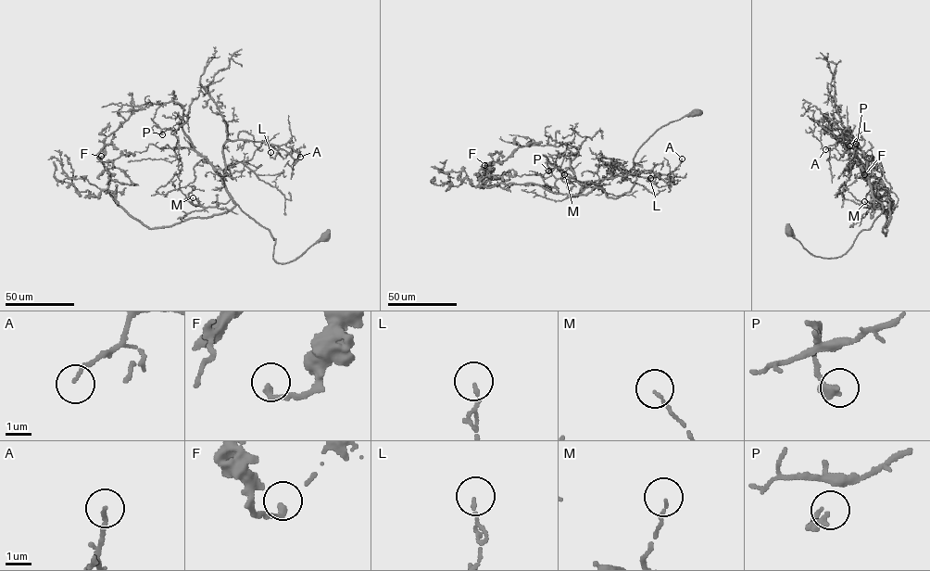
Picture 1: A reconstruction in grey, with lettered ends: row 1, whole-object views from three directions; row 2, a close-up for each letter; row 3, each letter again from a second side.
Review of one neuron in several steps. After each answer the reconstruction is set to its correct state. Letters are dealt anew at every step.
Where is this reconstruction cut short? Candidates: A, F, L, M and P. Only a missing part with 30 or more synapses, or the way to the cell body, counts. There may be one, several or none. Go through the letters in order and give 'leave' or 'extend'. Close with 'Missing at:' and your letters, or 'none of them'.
A: leave
F: leave
L: leave
M: leave
P: leave
Missing at: none of them

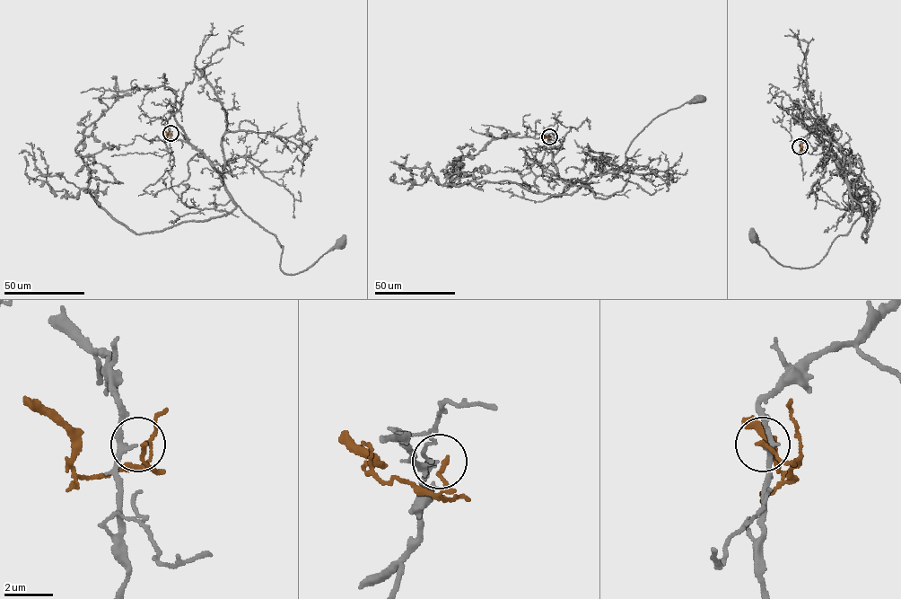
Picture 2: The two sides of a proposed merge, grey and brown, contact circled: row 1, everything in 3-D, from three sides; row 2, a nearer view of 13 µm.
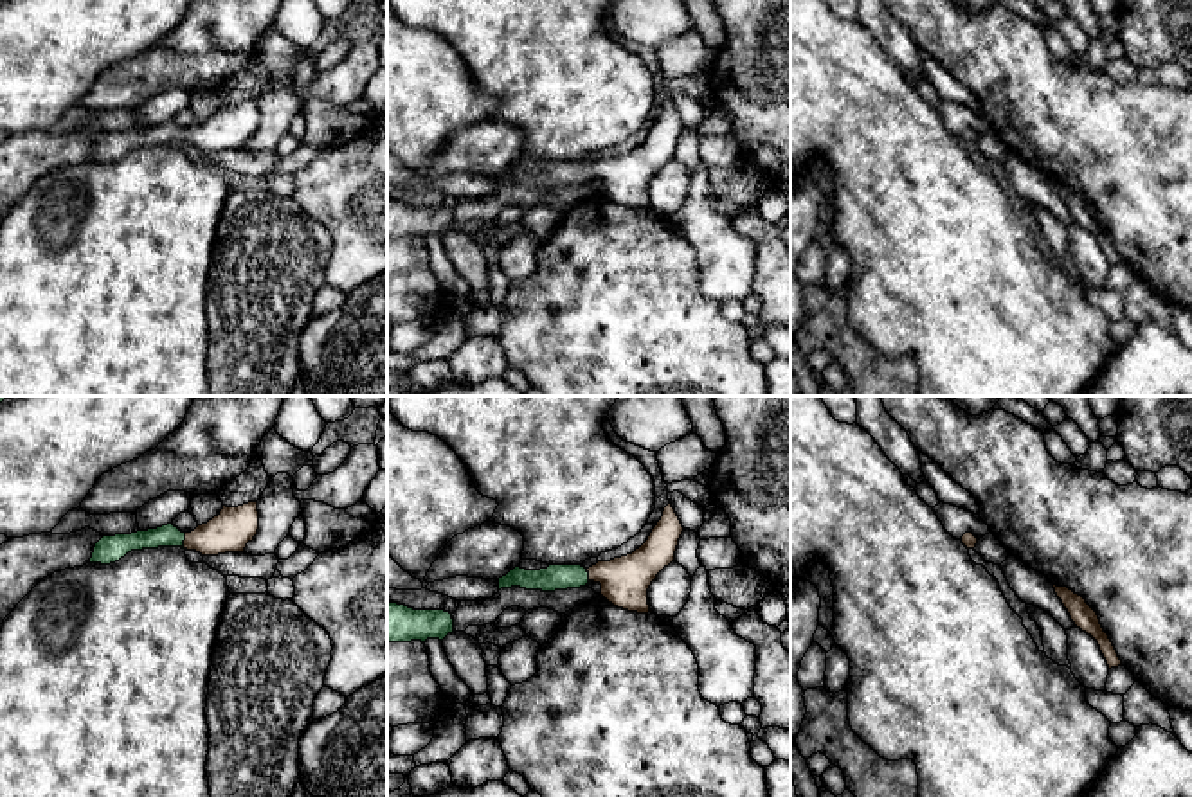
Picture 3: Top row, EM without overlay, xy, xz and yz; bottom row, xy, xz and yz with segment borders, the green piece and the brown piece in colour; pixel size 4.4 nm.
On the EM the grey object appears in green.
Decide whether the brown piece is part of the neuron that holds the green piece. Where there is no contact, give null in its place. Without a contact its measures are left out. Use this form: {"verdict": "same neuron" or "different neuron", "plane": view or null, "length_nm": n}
{"verdict": "same neuron", "plane": "xy", "length_nm": 70}

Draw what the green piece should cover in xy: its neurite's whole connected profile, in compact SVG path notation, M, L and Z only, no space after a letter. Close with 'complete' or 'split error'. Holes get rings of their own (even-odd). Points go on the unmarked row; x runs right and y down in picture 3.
M248 99L238 104L223 103L218 113L198 122L191 130L182 130L173 121L167 121L131 131L103 133L94 144L90 160L110 162L131 148L158 144L182 144L196 148L202 153L243 149L247 140L257 131L257 126L257 99Z | split error

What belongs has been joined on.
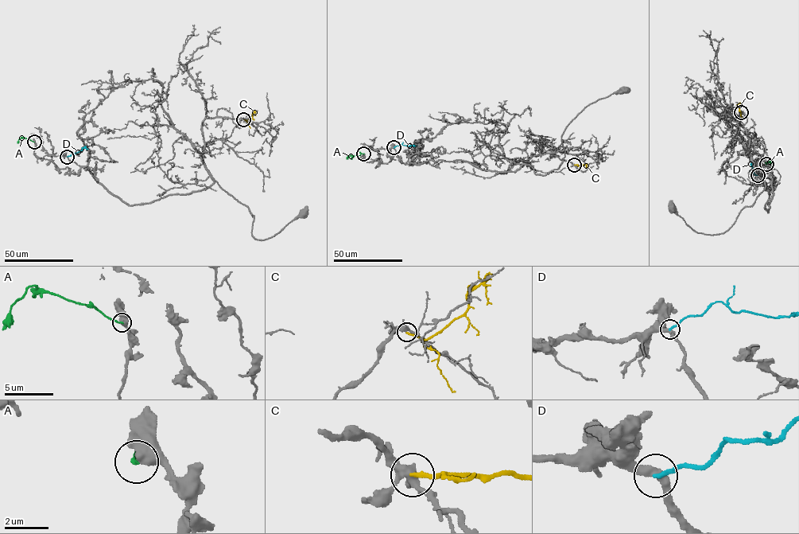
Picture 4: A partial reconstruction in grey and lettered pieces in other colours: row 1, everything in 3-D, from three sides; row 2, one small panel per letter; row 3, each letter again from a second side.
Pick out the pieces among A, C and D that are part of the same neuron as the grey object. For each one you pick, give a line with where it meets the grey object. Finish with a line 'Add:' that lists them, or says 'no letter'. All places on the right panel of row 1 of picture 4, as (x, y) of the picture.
Add: no letter

